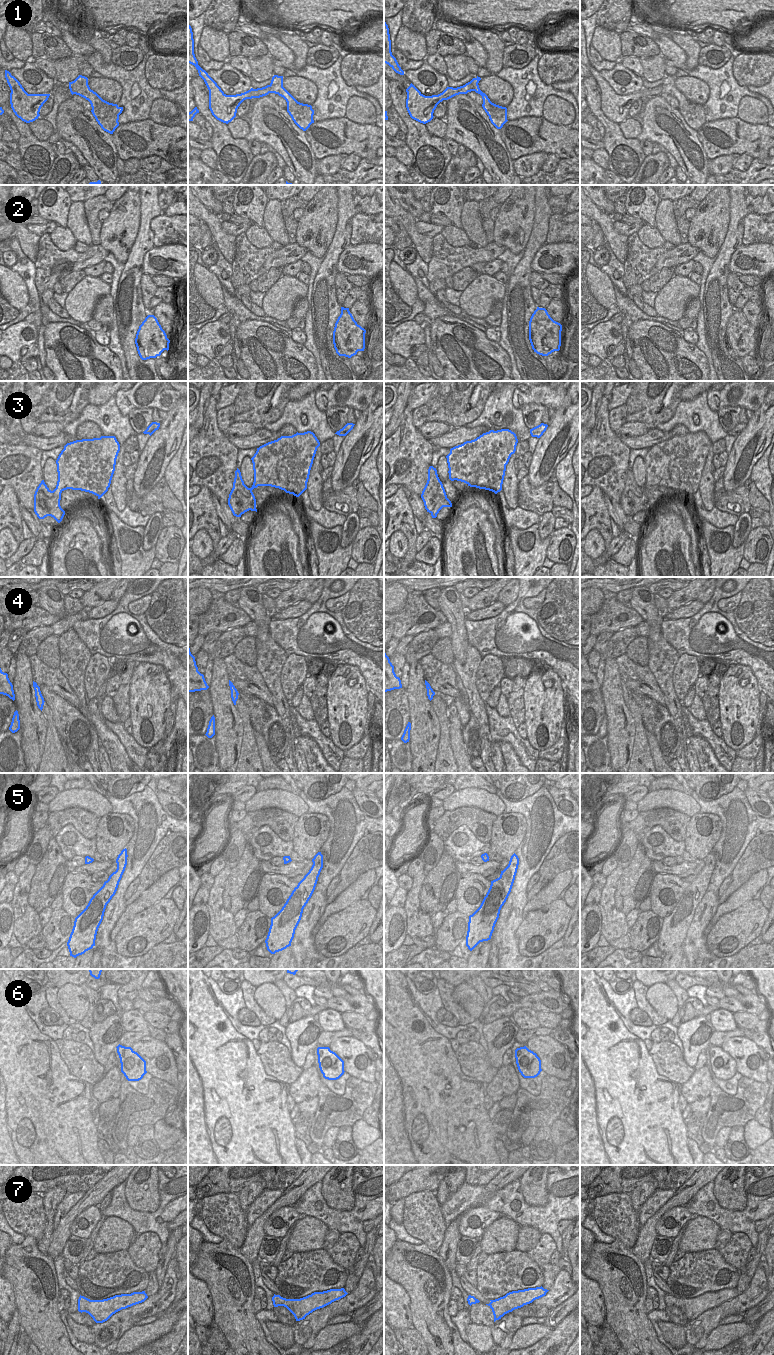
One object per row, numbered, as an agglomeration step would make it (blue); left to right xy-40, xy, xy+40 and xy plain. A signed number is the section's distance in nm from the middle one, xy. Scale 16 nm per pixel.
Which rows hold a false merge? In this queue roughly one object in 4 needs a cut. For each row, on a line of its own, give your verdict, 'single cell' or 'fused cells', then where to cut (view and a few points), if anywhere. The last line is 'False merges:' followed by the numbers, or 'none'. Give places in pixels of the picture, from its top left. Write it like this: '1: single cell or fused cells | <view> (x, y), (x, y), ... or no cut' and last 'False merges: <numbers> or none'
1: fused cells | xy+40 (477, 82), (472, 90)
2: single cell | no cut
3: fused cells | xy-40 (53, 490), (53, 495), (47, 501), (49, 509)
4: single cell | no cut
5: single cell | no cut
6: single cell | no cut
7: single cell | no cut
False merges: 1, 3

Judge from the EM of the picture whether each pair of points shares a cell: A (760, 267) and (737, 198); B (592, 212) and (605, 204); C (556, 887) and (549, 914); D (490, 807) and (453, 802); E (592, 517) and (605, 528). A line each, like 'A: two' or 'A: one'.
A: two
B: two
C: two
D: one
E: one

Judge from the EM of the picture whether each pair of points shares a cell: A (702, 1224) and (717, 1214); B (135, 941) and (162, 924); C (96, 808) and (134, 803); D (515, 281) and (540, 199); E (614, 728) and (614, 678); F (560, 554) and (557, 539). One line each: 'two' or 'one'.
A: two
B: one
C: two
D: one
E: one
F: one

